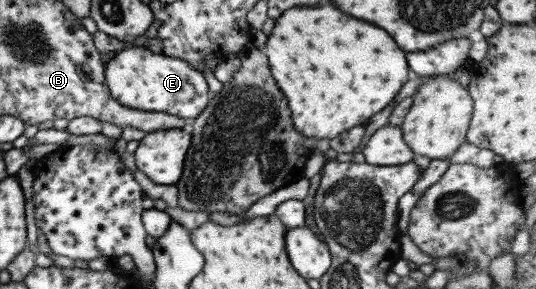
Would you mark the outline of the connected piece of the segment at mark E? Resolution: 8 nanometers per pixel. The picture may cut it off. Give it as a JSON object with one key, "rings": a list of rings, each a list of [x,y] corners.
{"rings":[[[130,46],[116,52],[104,66],[104,79],[109,94],[120,105],[174,115],[182,119],[195,118],[209,102],[210,93],[202,72],[186,61],[151,52],[146,46]]]}

